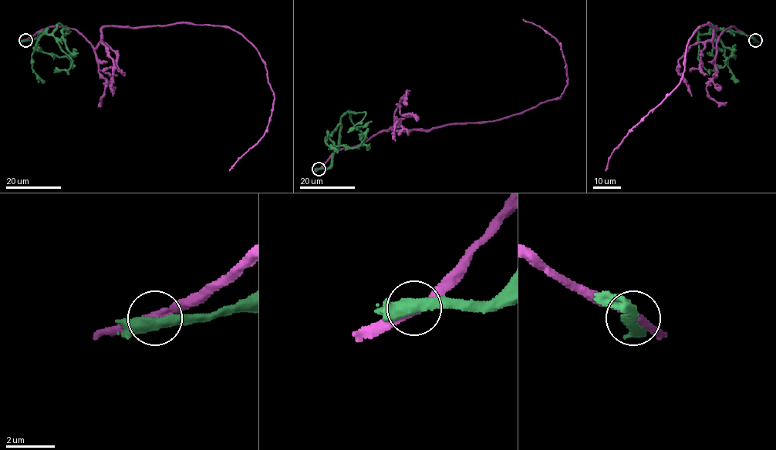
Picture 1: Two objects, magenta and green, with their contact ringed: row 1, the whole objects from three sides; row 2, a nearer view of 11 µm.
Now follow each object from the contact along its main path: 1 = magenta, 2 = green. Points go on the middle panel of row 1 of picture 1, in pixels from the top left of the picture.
1: (318, 169), (338, 150), (393, 125), (433, 129), (486, 122), (558, 99), (568, 77), (561, 45), (523, 19)
2: (318, 169), (331, 163), (338, 146), (339, 125), (329, 137), (335, 146), (357, 147), (368, 128)

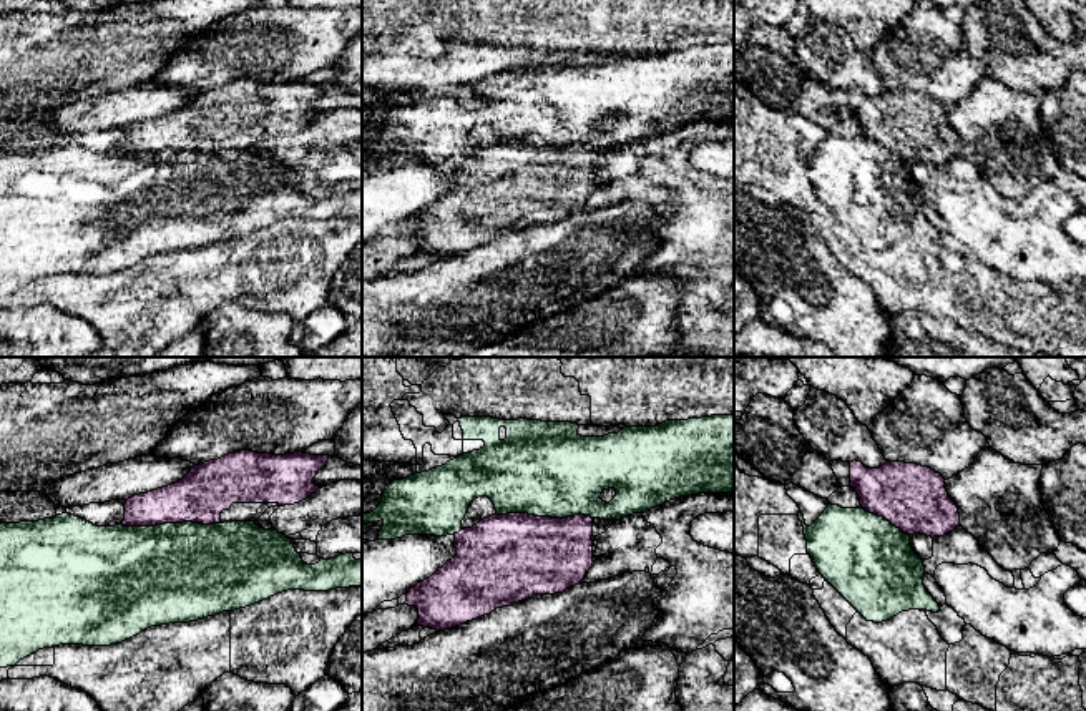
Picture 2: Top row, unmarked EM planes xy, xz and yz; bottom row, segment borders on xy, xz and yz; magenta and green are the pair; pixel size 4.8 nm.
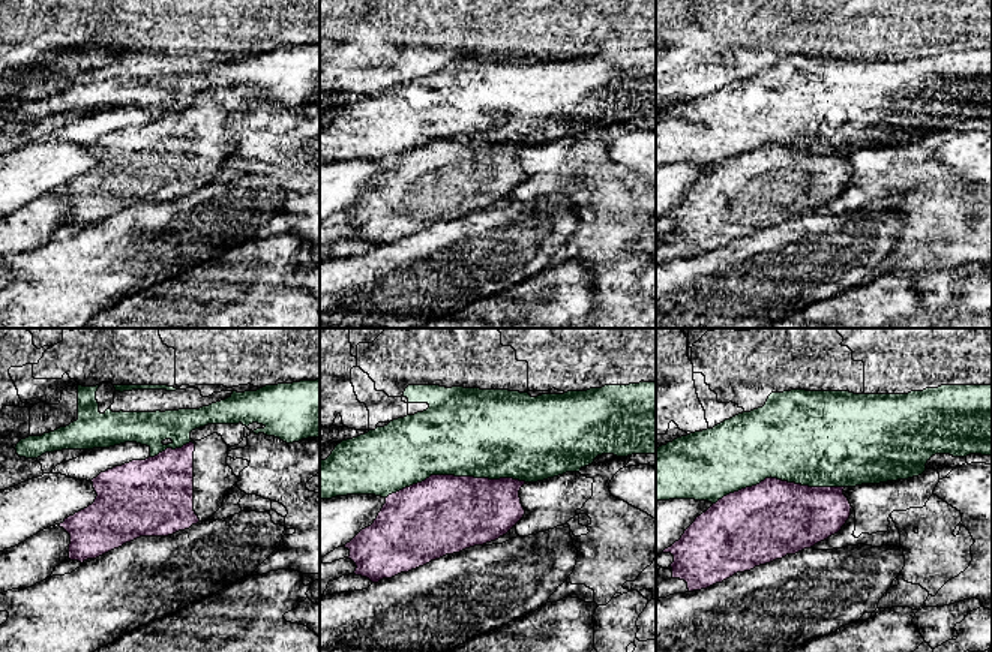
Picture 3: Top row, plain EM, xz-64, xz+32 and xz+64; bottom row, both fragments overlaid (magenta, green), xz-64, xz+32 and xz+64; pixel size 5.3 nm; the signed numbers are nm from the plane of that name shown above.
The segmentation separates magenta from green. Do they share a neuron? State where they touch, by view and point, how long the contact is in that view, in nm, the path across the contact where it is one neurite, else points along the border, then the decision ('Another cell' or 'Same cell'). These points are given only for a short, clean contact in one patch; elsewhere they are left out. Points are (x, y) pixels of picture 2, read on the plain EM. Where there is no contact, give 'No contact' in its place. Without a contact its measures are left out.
Touches magenta at xy (170, 150). Shared border 500 nm. Another cell

